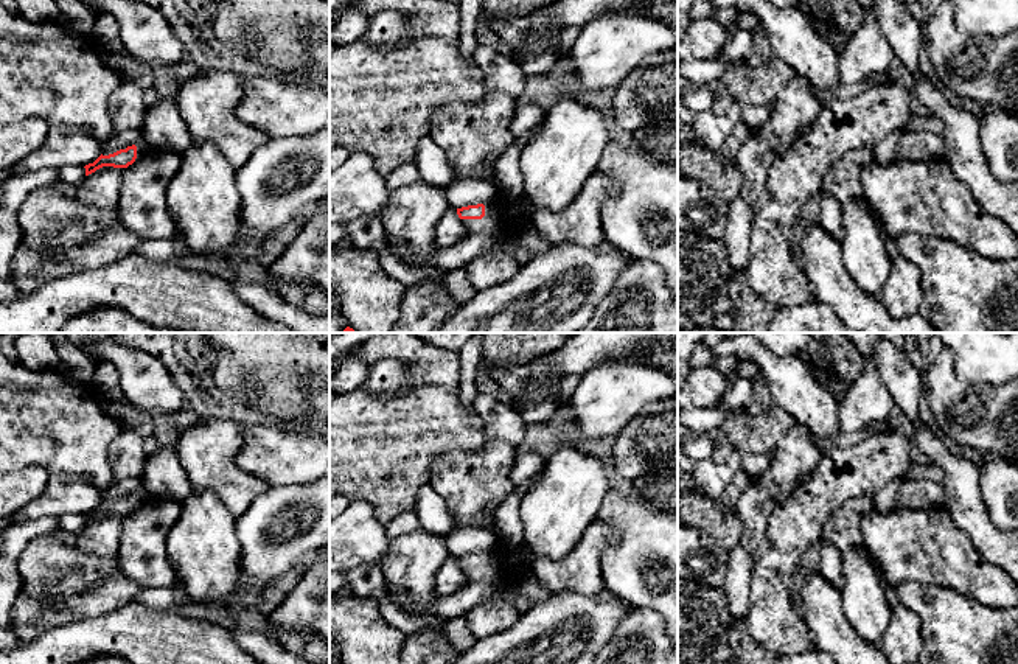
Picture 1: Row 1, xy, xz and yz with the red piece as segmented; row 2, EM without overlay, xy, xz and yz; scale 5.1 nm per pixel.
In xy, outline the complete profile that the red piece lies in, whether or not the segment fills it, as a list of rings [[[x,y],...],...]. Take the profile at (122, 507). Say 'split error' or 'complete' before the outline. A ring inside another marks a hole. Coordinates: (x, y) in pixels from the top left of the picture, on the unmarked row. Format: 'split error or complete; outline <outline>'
split error; outline [[[140,485],[137,493],[127,495],[126,498],[120,498],[109,504],[99,504],[93,512],[85,513],[85,524],[95,521],[103,515],[113,515],[113,516],[127,516],[137,507],[149,501],[149,496],[143,485]]]

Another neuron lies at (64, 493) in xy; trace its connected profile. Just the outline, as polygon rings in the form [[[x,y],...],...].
[[[51,473],[44,493],[11,516],[11,524],[39,516],[85,515],[101,504],[101,495],[82,474]]]

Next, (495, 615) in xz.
[[[493,597],[466,614],[469,630],[477,639],[488,638],[510,628],[521,617],[521,611],[505,597]]]

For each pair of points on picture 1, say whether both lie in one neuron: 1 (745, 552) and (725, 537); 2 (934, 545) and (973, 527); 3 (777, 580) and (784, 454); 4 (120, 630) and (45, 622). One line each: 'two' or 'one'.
1: two
2: two
3: two
4: two

